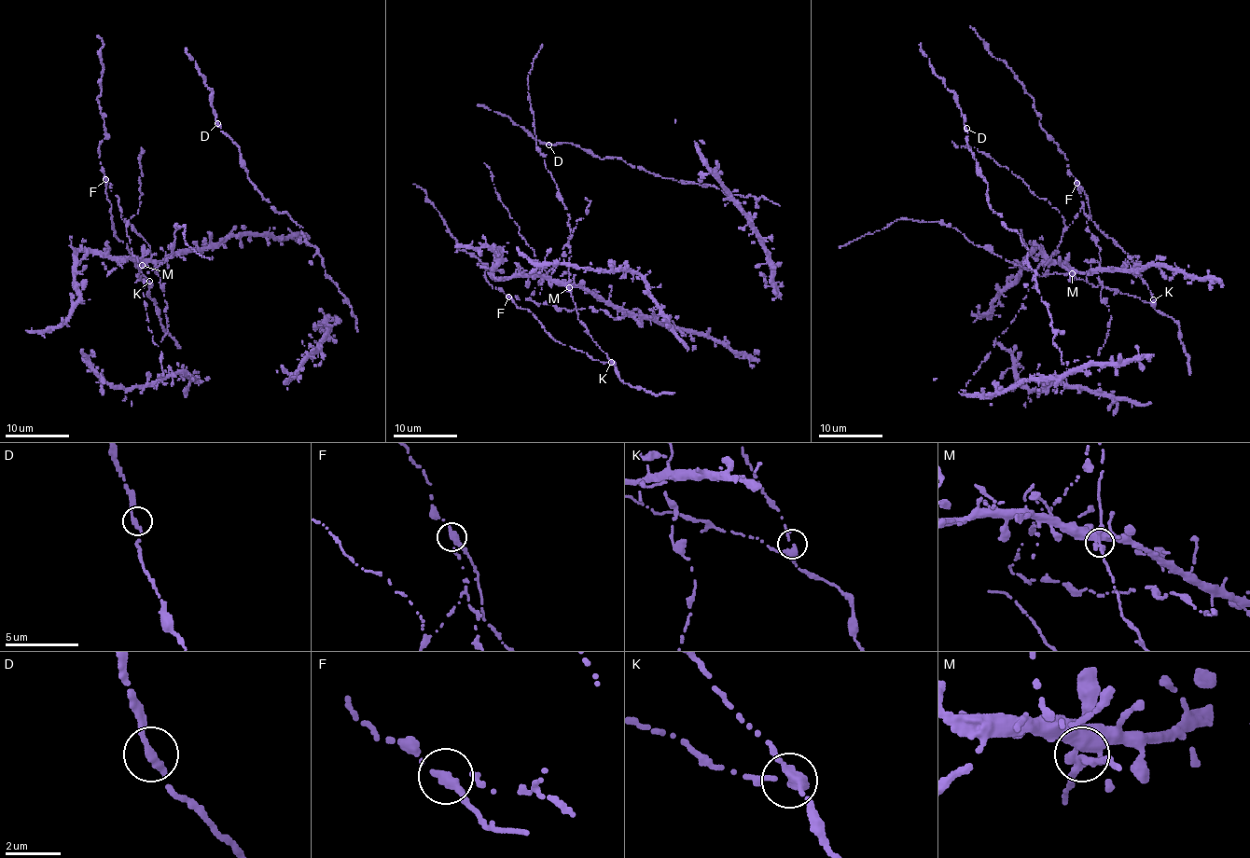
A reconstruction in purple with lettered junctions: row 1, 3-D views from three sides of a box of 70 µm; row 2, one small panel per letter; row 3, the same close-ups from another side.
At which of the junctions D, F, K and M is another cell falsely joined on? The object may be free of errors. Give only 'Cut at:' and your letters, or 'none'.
Cut at: F

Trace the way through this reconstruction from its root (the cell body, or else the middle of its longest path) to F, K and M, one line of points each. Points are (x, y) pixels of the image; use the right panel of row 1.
F: (1062, 238), (1051, 260), (1077, 279), (1147, 302), (1153, 299), (1131, 257), (1091, 220), (1088, 199), (1077, 183)
K: (1062, 238), (1051, 260), (1077, 279), (1147, 302), (1153, 299)
M: (1062, 238), (1051, 259), (1072, 273)

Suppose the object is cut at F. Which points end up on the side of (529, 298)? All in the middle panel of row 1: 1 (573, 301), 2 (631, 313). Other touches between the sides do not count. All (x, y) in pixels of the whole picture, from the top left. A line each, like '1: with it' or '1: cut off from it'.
1: cut off from it
2: cut off from it

